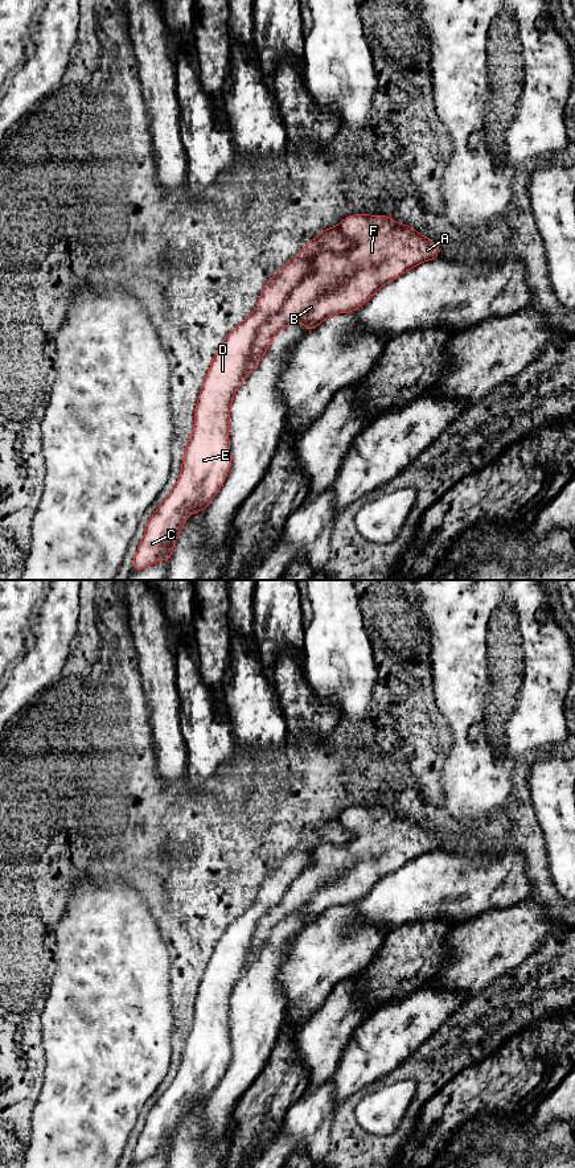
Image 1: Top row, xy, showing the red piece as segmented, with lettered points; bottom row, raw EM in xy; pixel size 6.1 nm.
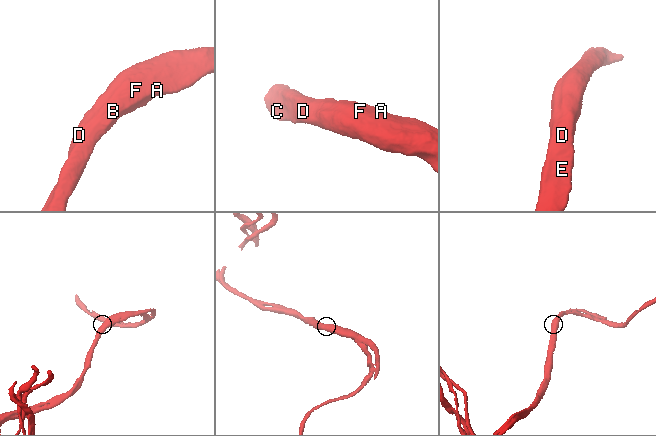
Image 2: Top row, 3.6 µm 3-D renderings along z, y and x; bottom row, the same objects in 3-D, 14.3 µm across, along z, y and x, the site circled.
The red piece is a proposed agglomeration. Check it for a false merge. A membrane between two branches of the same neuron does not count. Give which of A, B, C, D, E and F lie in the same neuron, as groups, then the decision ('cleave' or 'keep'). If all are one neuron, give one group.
A B F / C D E | cleave

